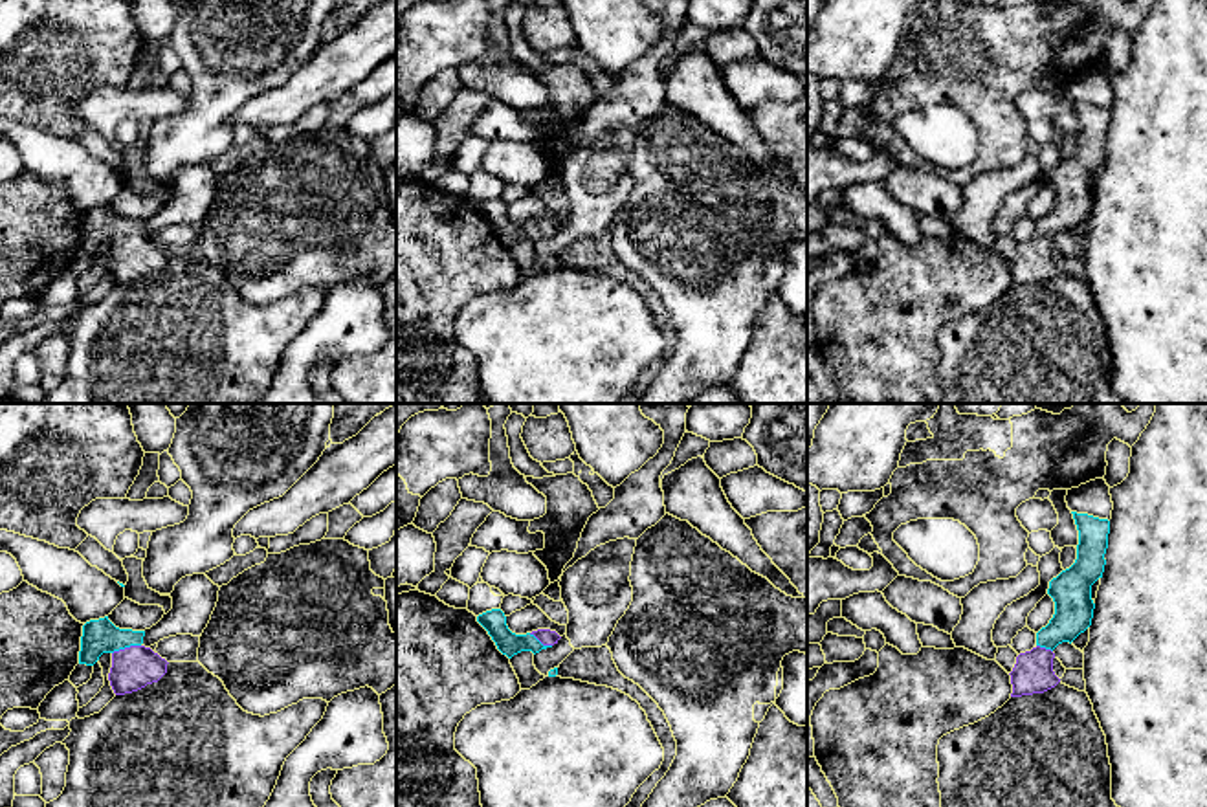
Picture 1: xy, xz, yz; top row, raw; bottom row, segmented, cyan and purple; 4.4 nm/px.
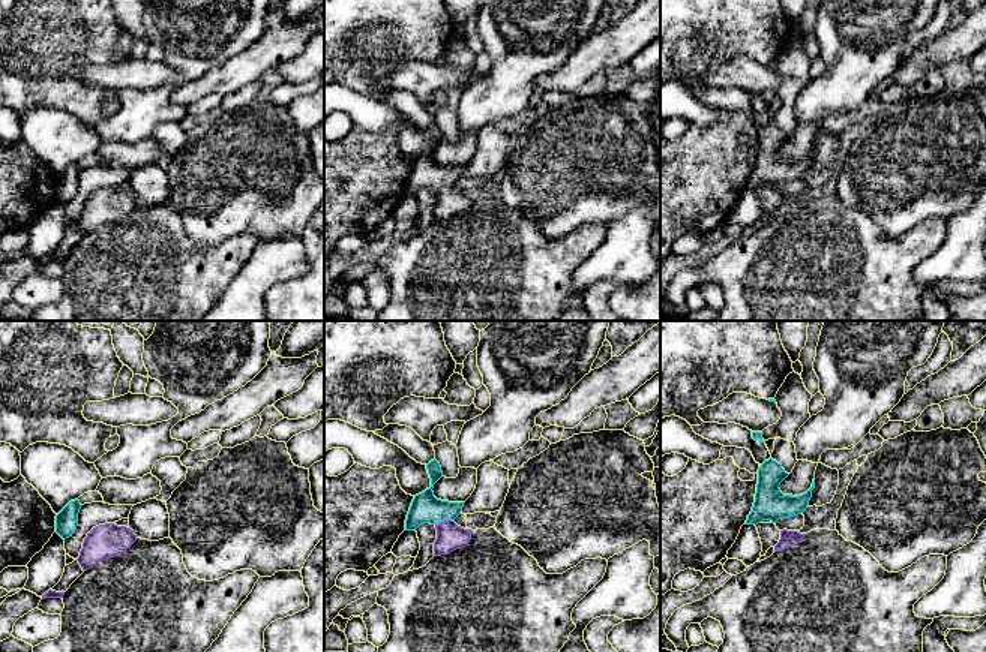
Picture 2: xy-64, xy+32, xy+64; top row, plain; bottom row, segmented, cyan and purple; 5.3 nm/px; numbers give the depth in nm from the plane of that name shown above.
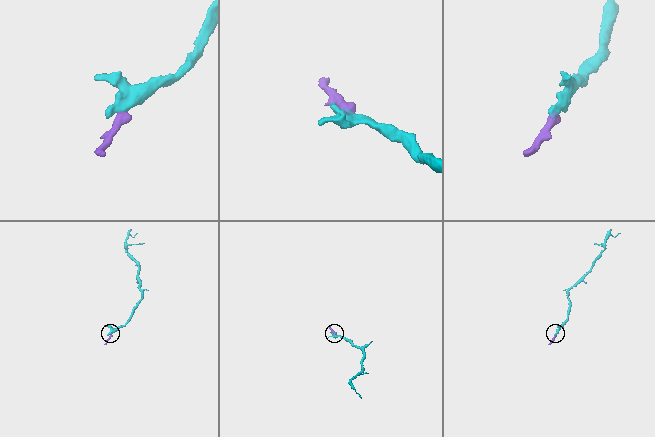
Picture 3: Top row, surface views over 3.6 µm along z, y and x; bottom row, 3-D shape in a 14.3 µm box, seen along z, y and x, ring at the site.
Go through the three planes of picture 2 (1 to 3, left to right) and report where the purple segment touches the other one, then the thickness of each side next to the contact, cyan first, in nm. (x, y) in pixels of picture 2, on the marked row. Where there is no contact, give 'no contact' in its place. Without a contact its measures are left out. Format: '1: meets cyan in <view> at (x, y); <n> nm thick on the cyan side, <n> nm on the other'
1: no contact
2: meets cyan in xy+32 at (443, 520); 160 nm thick on the cyan side, 140 nm on the other
3: no contact

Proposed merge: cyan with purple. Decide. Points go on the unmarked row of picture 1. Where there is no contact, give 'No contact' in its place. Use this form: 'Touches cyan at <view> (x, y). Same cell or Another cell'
Touches cyan at xy (125, 235). Same cell

